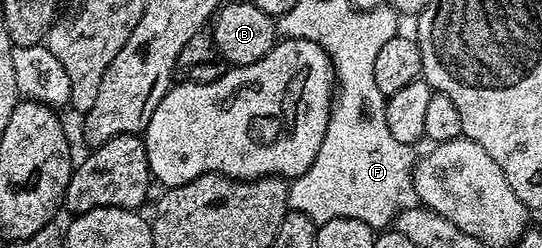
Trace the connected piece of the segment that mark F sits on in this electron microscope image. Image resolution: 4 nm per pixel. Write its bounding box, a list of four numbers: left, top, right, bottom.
[278,16,404,232]

